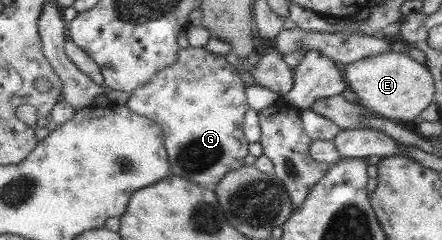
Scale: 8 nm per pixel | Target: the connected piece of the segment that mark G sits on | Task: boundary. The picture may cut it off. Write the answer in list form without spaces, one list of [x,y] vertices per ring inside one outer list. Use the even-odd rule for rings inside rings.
[[[189,45],[187,48],[179,50],[178,61],[176,61],[174,65],[166,67],[166,69],[160,71],[149,83],[146,83],[143,87],[131,92],[125,105],[130,107],[131,111],[137,112],[139,115],[144,115],[149,119],[155,120],[155,123],[158,123],[159,127],[162,127],[163,133],[166,136],[166,148],[171,164],[171,175],[190,179],[194,183],[214,188],[221,182],[227,173],[235,169],[241,169],[241,167],[245,165],[245,157],[249,155],[249,143],[247,142],[247,139],[245,139],[245,133],[243,133],[245,113],[247,113],[247,109],[250,107],[246,89],[247,85],[244,82],[243,77],[239,74],[239,71],[225,59],[225,56],[211,53],[211,51],[205,49],[205,46],[195,47]]]

